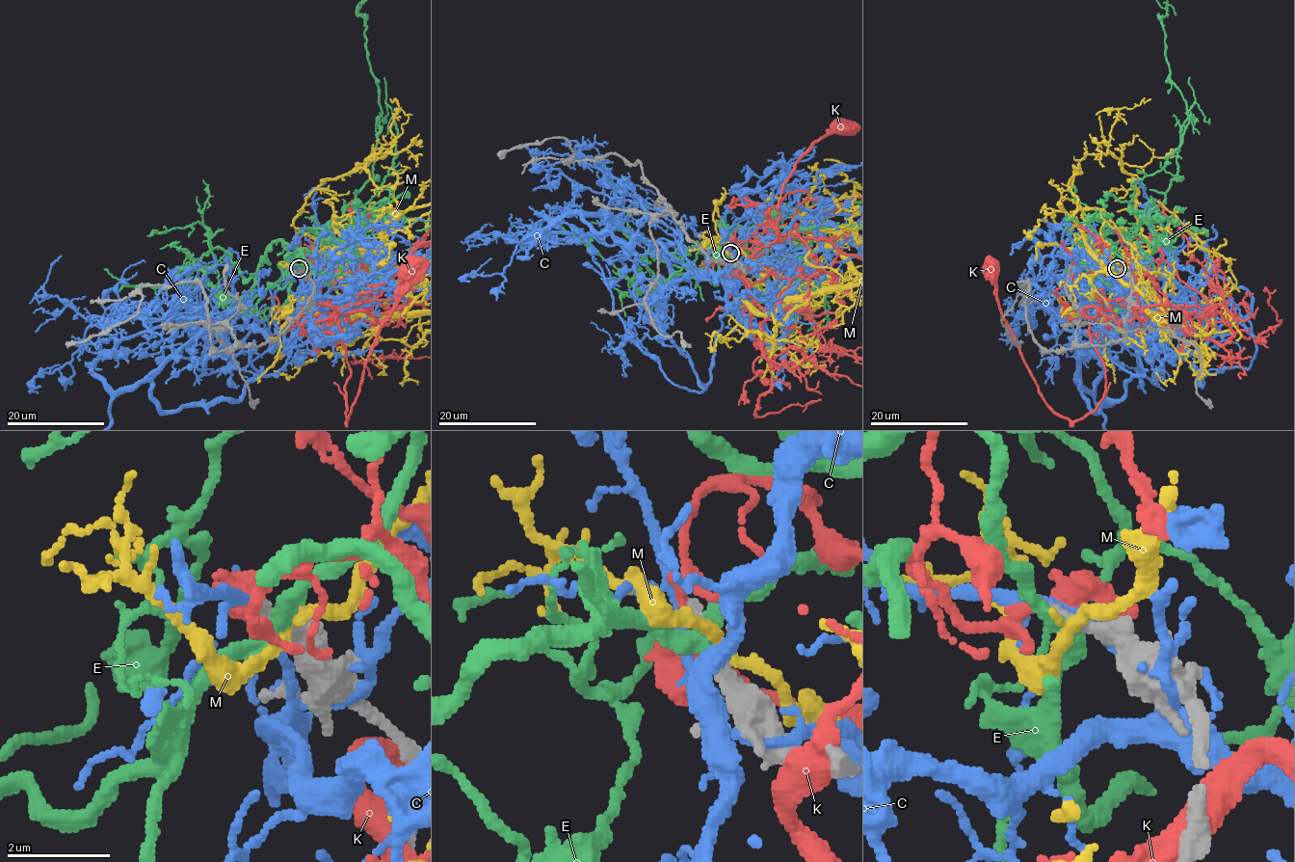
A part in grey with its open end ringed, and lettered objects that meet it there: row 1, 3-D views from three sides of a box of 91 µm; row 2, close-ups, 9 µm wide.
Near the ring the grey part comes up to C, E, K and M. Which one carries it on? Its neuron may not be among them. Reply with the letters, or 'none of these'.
none of these

